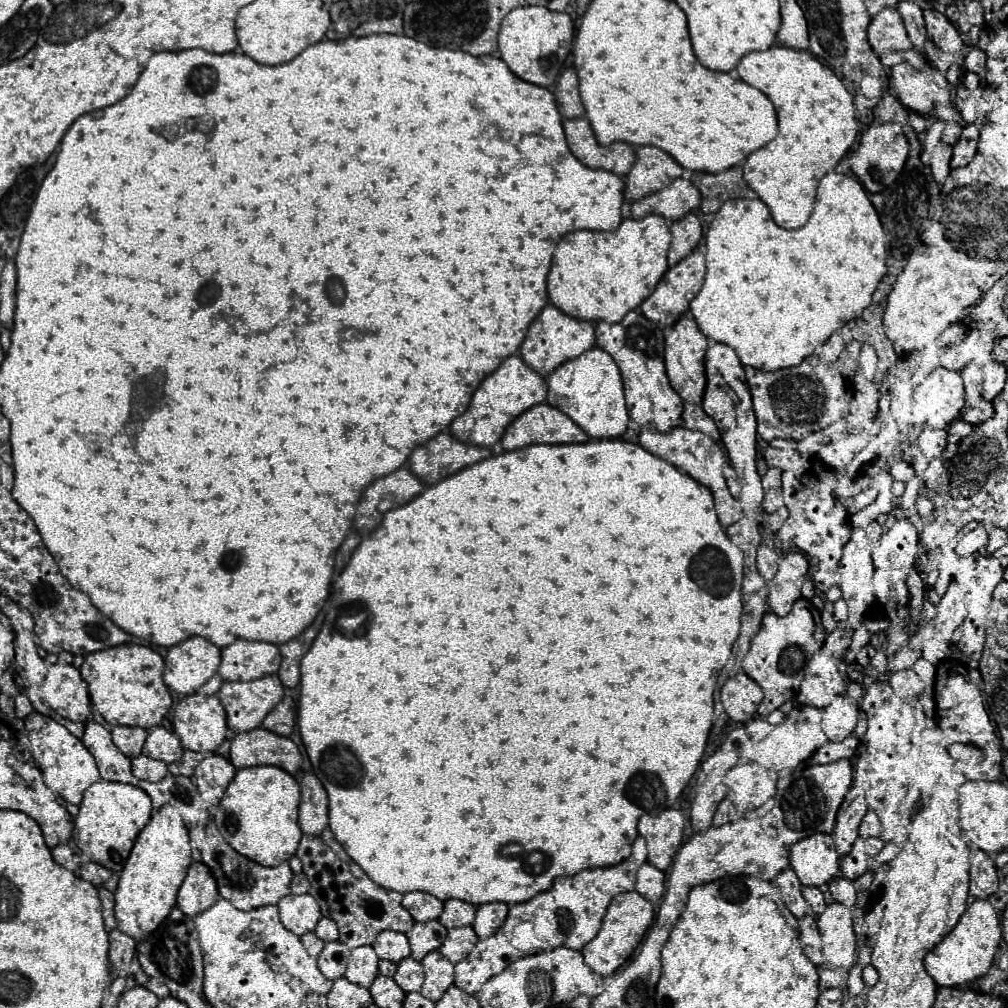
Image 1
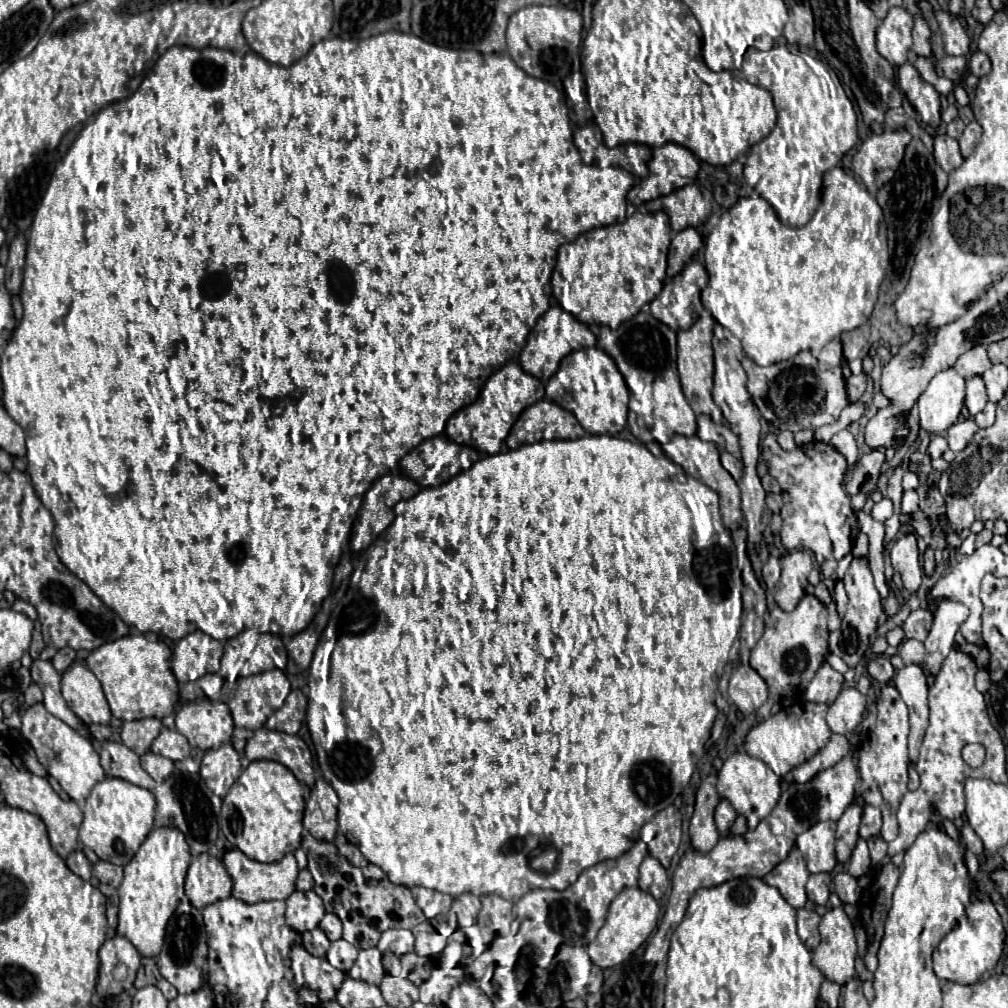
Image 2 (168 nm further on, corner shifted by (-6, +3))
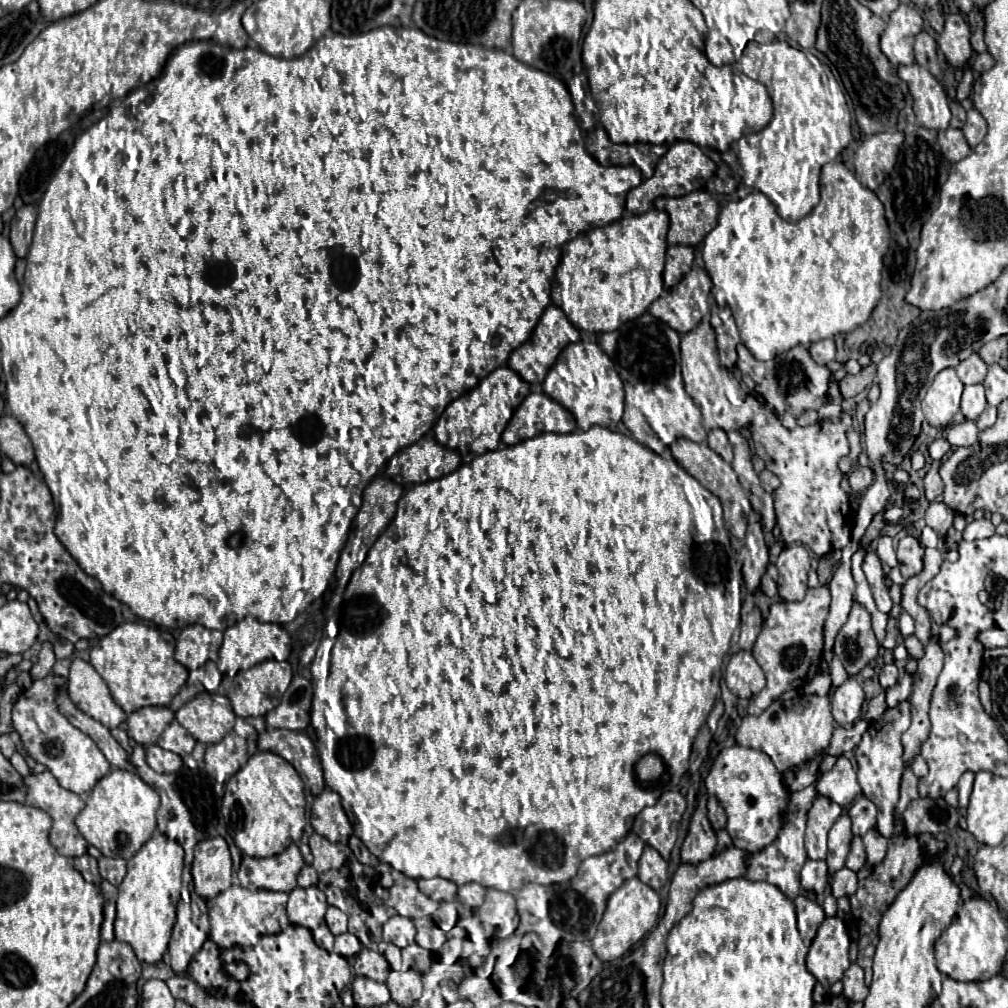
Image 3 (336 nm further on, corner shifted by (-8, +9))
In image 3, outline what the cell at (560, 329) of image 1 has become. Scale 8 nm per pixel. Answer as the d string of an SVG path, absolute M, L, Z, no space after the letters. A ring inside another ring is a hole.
M551 304L551 306L543 312L543 316L541 316L541 320L539 320L539 324L537 324L533 336L531 336L525 344L521 344L517 350L513 350L513 354L509 356L507 366L509 366L513 372L517 372L525 382L529 382L529 384L541 384L541 382L545 380L545 374L549 372L549 368L555 364L559 352L561 352L567 344L577 342L577 340L579 340L579 330L565 318L565 314L563 314L563 310L561 310L559 306L553 306L553 304Z

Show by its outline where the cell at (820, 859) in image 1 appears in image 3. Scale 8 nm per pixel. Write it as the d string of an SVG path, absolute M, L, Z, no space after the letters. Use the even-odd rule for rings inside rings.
M819 796L807 814L805 850L811 860L825 860L827 856L827 834L835 820L841 816L843 808L825 796Z

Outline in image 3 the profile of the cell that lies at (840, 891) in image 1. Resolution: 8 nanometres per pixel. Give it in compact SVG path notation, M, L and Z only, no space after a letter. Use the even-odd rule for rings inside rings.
M841 868L831 878L831 890L833 890L835 898L855 894L855 890L857 890L857 874L853 870L849 870L849 868Z

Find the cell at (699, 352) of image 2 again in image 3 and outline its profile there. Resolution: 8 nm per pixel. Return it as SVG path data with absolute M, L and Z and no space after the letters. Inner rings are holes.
M709 318L689 334L681 336L681 368L685 390L701 410L705 428L721 428L729 432L749 426L755 454L765 460L767 470L779 476L783 488L773 492L777 526L781 530L779 538L785 544L805 544L817 556L845 547L851 540L853 520L849 518L853 518L853 512L849 508L847 492L839 486L843 474L837 464L849 454L847 432L853 430L851 416L843 414L839 422L817 420L805 428L797 426L795 430L787 430L775 412L765 412L763 404L755 396L741 390L733 374L725 374L727 370L719 362L715 332Z

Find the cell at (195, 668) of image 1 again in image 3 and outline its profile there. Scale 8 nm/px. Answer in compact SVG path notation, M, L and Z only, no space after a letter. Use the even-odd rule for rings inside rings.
M201 624L187 626L177 637L174 658L187 670L197 670L207 660L217 660L221 642L223 632L219 630L209 630Z

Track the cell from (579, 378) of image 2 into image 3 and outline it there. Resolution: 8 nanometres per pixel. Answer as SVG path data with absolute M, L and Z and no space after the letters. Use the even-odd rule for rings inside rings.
M593 342L565 346L545 376L543 392L555 402L561 402L561 406L565 406L575 416L575 422L581 430L589 430L595 424L613 430L623 416L623 382L615 372L609 356Z

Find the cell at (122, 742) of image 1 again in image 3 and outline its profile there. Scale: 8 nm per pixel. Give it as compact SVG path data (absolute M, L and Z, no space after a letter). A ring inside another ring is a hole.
M145 706L129 714L127 736L141 746L151 746L157 742L173 718L175 714L167 706Z

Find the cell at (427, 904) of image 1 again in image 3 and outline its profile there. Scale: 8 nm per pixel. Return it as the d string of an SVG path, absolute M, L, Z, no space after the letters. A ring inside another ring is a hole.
M431 878L431 880L419 880L419 890L427 894L429 898L441 902L441 900L455 900L457 896L457 884L445 878Z

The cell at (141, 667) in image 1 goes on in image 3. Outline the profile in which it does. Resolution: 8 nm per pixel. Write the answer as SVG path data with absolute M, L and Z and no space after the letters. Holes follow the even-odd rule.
M123 622L91 648L91 664L111 690L113 700L127 712L143 706L169 706L187 680L187 670L175 658L175 638L145 622Z

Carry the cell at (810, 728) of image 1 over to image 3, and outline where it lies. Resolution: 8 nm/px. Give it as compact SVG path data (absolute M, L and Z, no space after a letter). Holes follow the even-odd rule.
M795 696L789 700L775 700L759 716L745 716L735 732L735 740L741 746L765 752L773 760L775 768L785 772L821 758L831 742L833 728L835 720L831 716L829 696Z

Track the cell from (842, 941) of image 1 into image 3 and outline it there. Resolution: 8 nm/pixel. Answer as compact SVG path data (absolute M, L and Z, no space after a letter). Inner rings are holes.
M825 918L807 954L807 970L829 990L849 968L849 934L841 918Z

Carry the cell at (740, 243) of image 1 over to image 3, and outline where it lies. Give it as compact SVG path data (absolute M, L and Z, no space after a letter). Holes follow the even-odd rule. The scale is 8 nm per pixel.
M829 162L823 166L821 170L821 202L813 208L813 212L809 216L805 216L803 220L799 222L787 222L783 220L773 204L769 202L769 198L765 198L765 194L761 194L755 185L753 192L747 194L745 198L741 200L733 200L733 202L727 202L721 212L719 212L719 222L717 226L705 236L703 240L703 260L705 260L705 270L713 282L713 298L715 302L725 308L729 306L731 312L733 312L733 318L737 322L737 328L739 328L739 334L741 334L741 340L743 344L747 346L747 350L757 358L757 360L769 360L769 358L775 358L777 354L801 344L801 346L809 346L817 340L825 340L825 338L833 338L835 334L841 334L841 332L851 332L855 330L857 326L861 326L863 322L869 320L873 308L877 306L879 298L881 298L881 288L879 288L879 282L881 282L881 270L883 270L883 256L889 248L891 242L891 234L887 220L885 220L885 212L883 212L883 204L881 200L869 190L865 188L855 176L853 172L849 172L845 168L843 162Z

